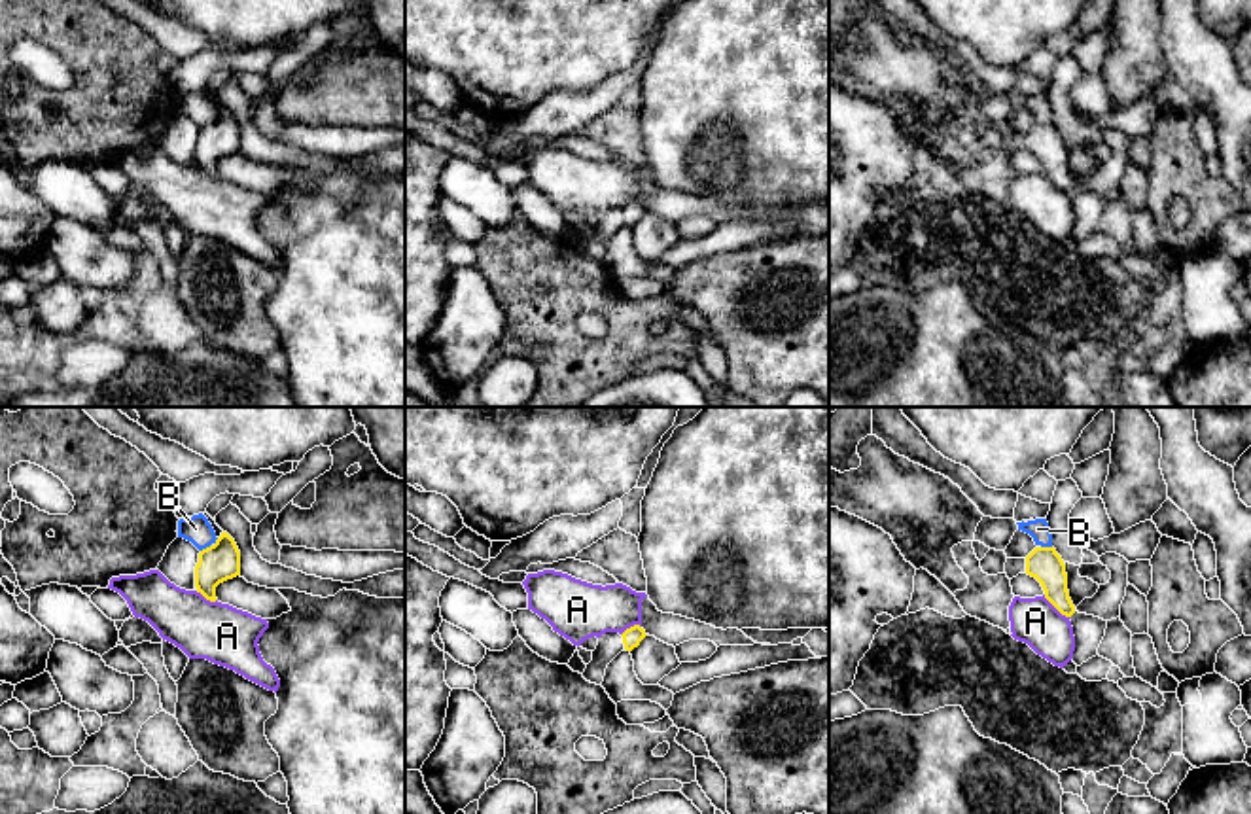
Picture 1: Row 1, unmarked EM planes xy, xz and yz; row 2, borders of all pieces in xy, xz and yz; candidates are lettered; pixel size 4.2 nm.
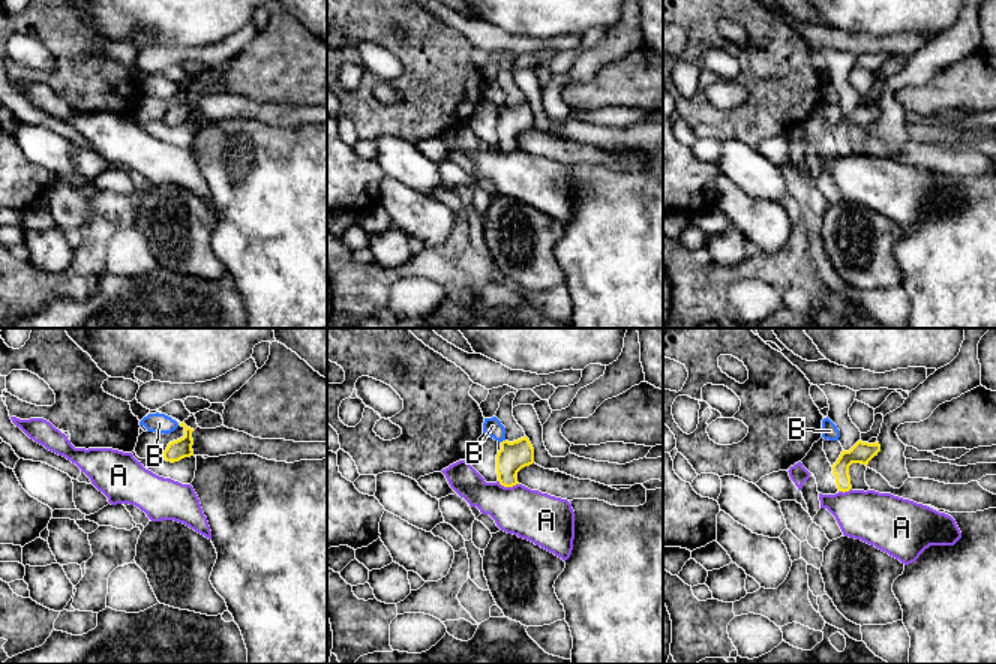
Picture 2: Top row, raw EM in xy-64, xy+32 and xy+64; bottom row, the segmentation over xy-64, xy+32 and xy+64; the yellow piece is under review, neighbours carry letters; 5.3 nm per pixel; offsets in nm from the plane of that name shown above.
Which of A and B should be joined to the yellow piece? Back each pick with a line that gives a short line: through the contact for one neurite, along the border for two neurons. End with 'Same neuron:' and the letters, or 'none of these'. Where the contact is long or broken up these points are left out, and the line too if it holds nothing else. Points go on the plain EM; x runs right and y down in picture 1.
Same neuron: none of these

